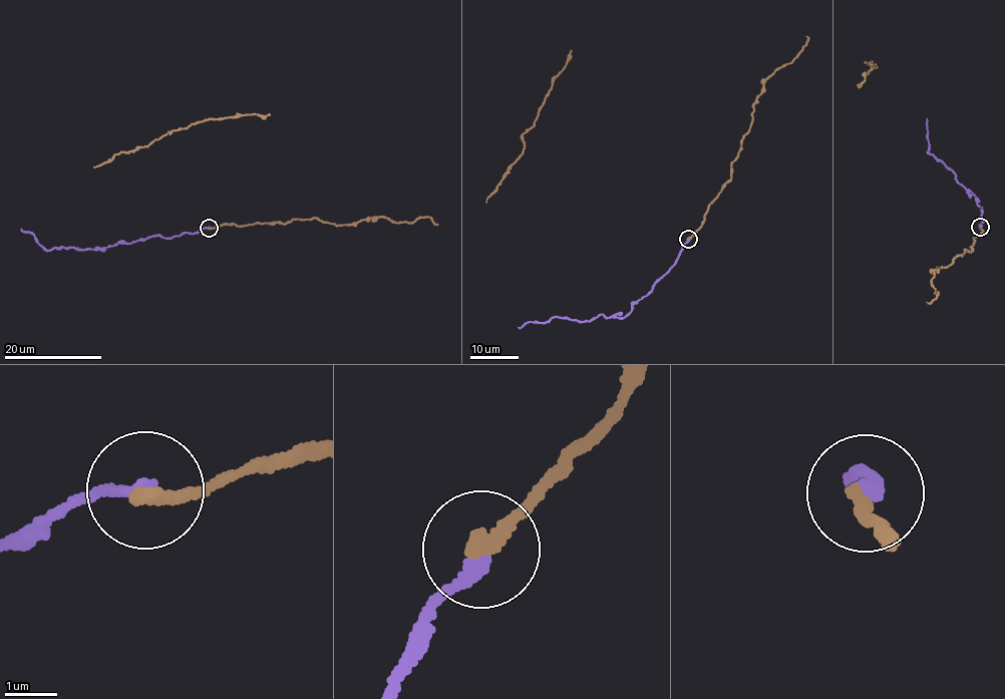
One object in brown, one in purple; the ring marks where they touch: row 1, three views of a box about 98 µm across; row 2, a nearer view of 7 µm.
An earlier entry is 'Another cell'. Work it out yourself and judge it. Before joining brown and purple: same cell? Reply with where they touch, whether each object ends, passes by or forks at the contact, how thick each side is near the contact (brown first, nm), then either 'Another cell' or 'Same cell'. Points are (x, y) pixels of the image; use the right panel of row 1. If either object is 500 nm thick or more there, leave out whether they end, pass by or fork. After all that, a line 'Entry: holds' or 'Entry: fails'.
Place: (980, 227). At the ring brown ends. At the ring purple ends. Thickness 280 nm (brown) against 260 nm. Same cell
Entry: fails

